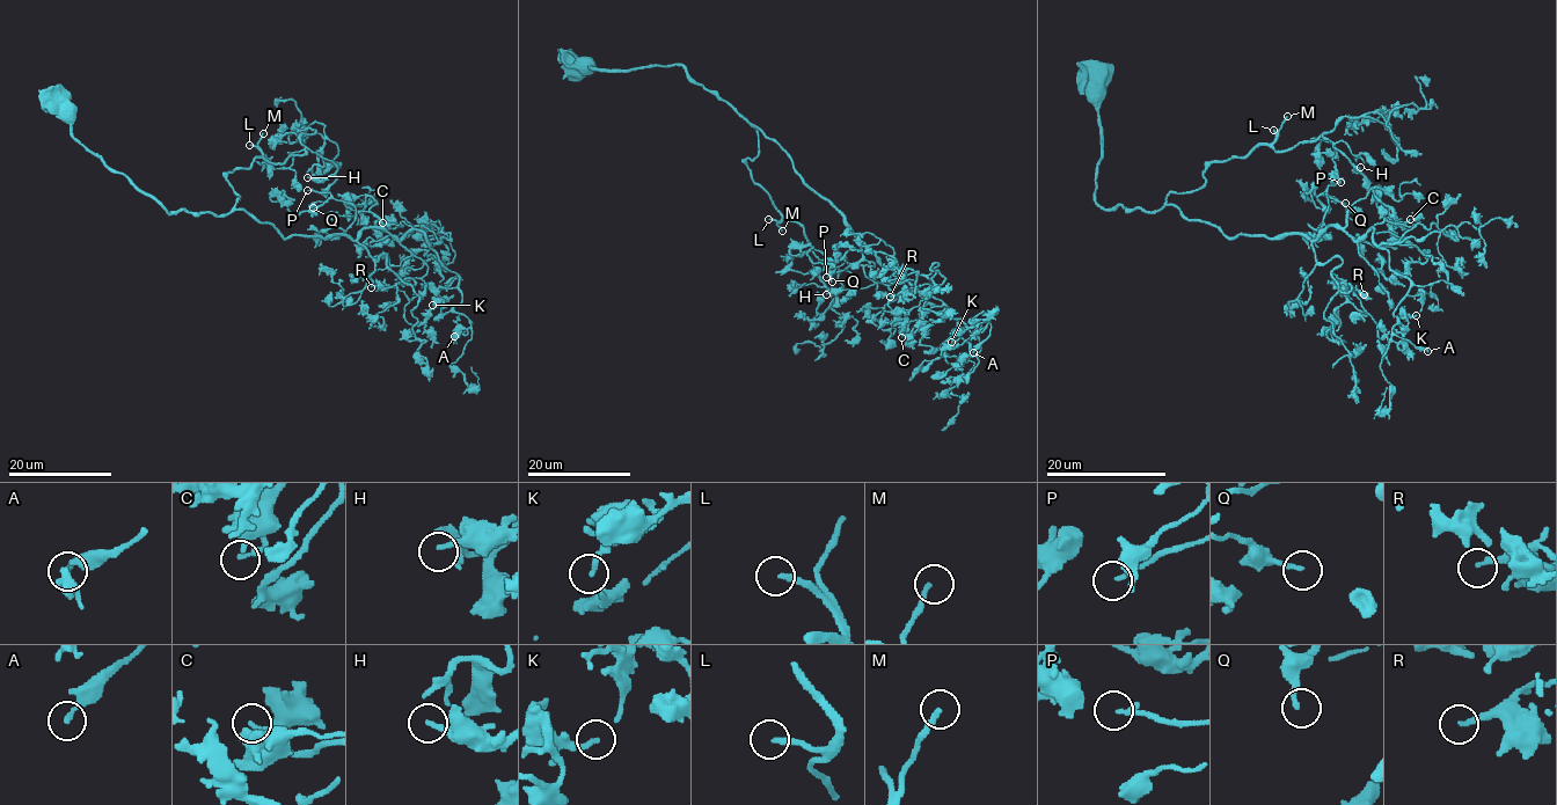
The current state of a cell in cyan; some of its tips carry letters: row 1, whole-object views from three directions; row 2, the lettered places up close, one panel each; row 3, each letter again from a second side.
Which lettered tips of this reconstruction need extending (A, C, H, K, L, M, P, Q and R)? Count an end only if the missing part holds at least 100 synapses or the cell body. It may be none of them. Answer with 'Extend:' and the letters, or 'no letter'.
Extend: L, M

